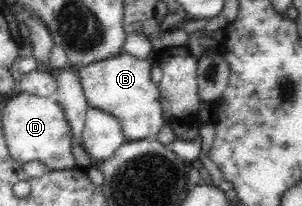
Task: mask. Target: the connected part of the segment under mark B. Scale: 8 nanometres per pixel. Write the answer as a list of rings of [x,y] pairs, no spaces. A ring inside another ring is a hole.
[[[122,52],[119,56],[73,69],[77,70],[89,106],[118,118],[125,138],[133,141],[156,137],[163,126],[159,85],[151,81],[153,65],[146,59],[141,60]]]

